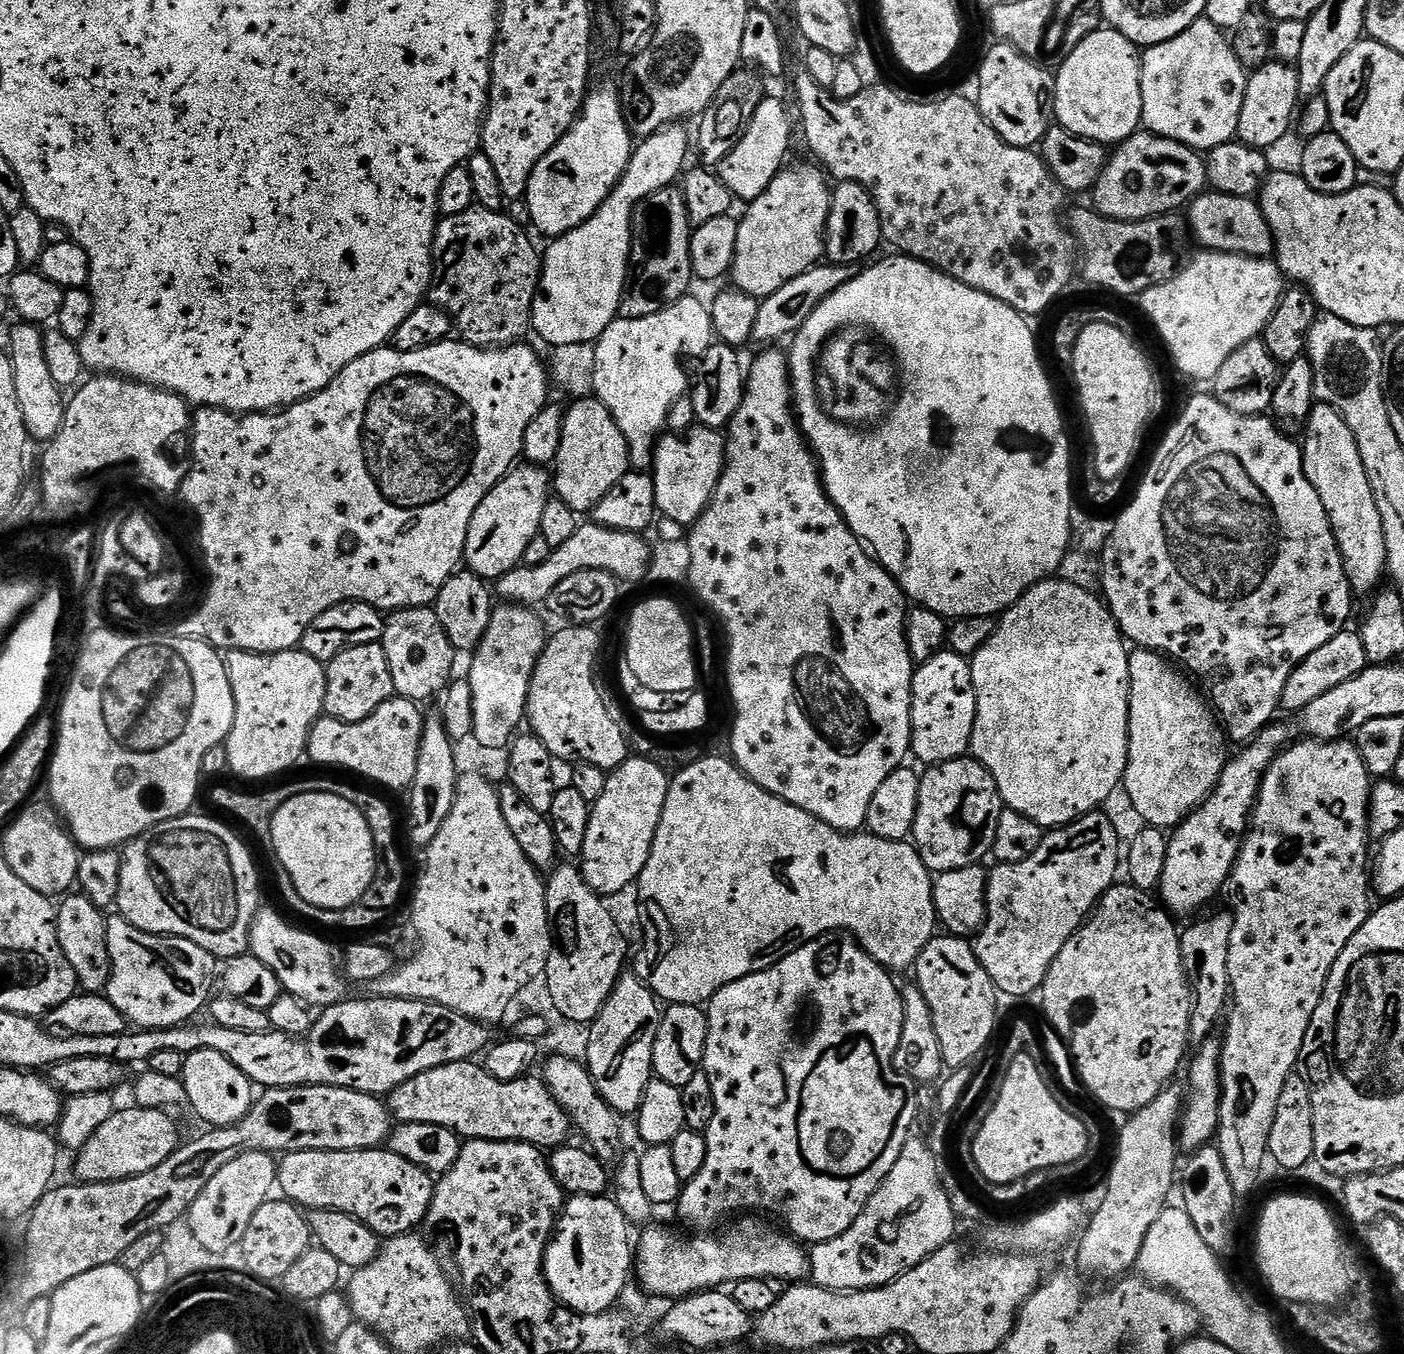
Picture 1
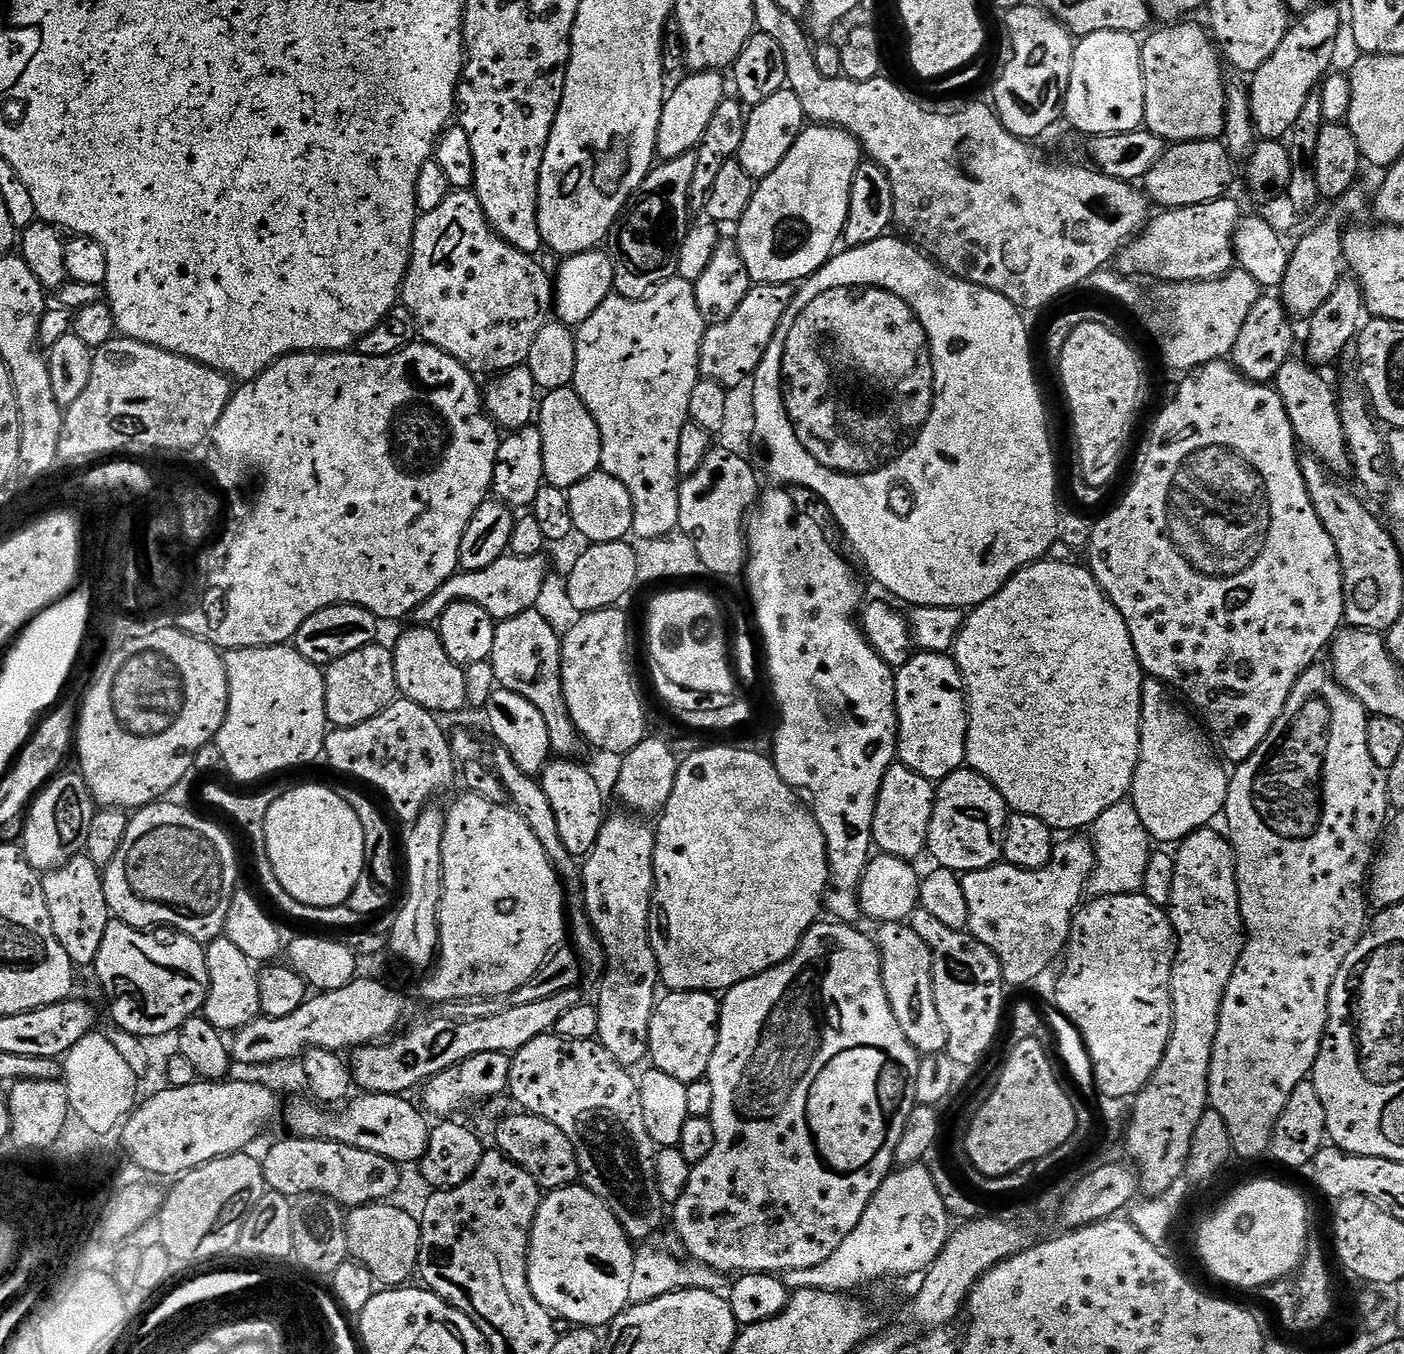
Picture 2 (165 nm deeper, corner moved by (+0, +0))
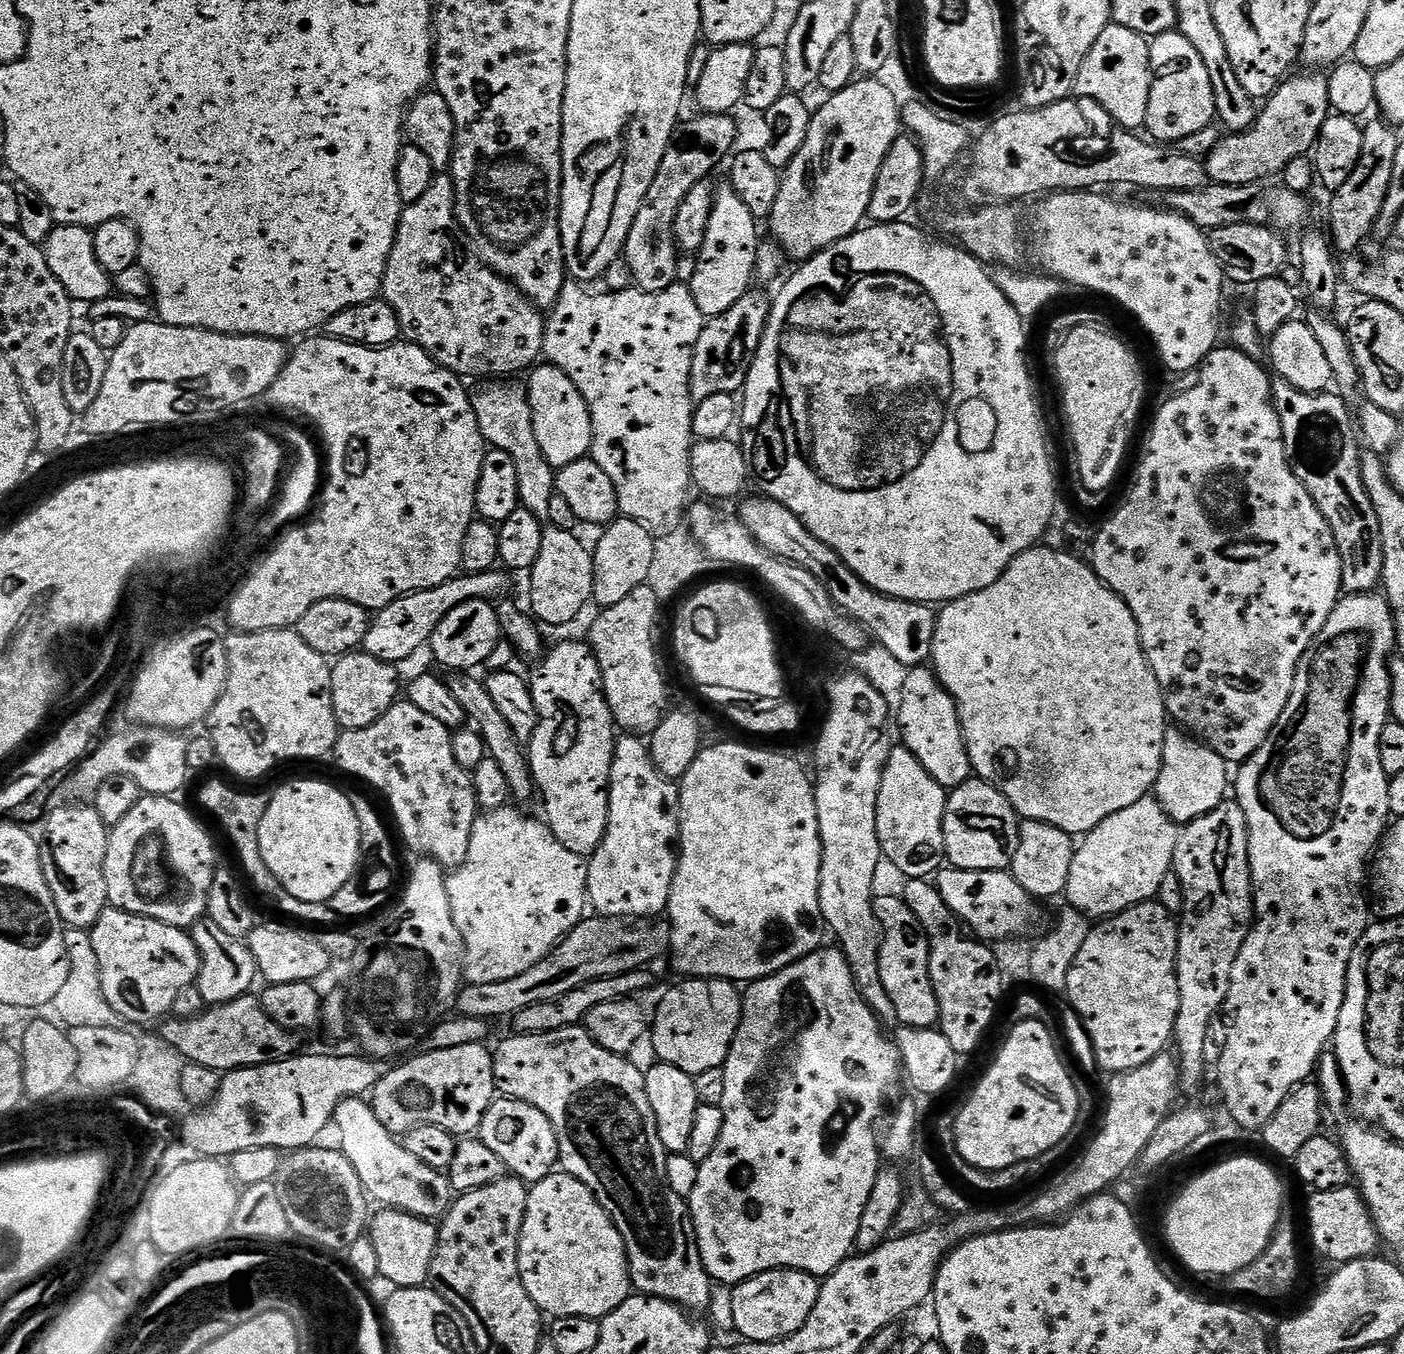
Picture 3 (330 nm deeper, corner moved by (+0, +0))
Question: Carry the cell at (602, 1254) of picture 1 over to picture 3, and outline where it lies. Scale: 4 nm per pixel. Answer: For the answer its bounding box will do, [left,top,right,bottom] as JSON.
[518,1170,630,1320]

